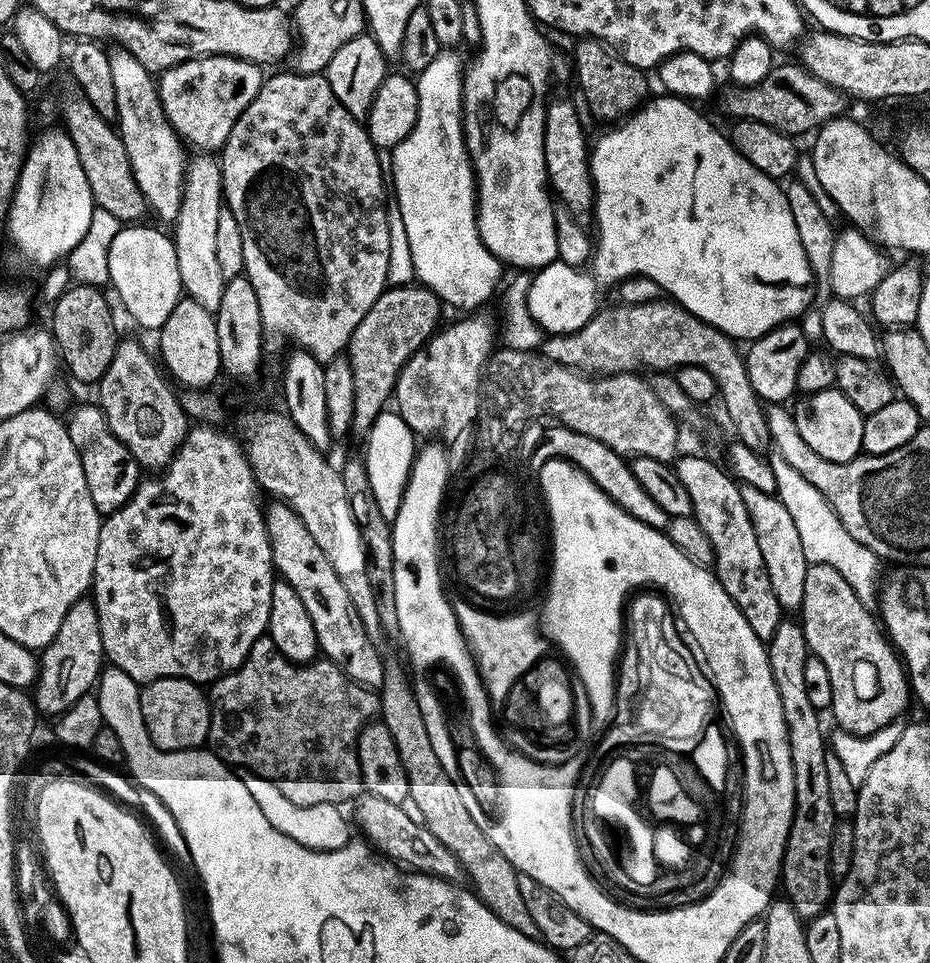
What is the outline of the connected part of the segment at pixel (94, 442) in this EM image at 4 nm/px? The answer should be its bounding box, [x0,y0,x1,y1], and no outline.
[66,403,142,514]

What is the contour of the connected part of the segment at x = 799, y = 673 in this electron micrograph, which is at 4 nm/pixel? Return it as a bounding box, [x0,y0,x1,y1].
[767,619,838,921]

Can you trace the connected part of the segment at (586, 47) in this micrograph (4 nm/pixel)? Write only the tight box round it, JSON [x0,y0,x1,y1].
[575,38,649,122]

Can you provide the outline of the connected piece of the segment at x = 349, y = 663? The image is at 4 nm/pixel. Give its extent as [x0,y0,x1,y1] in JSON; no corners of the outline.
[266,502,386,678]

